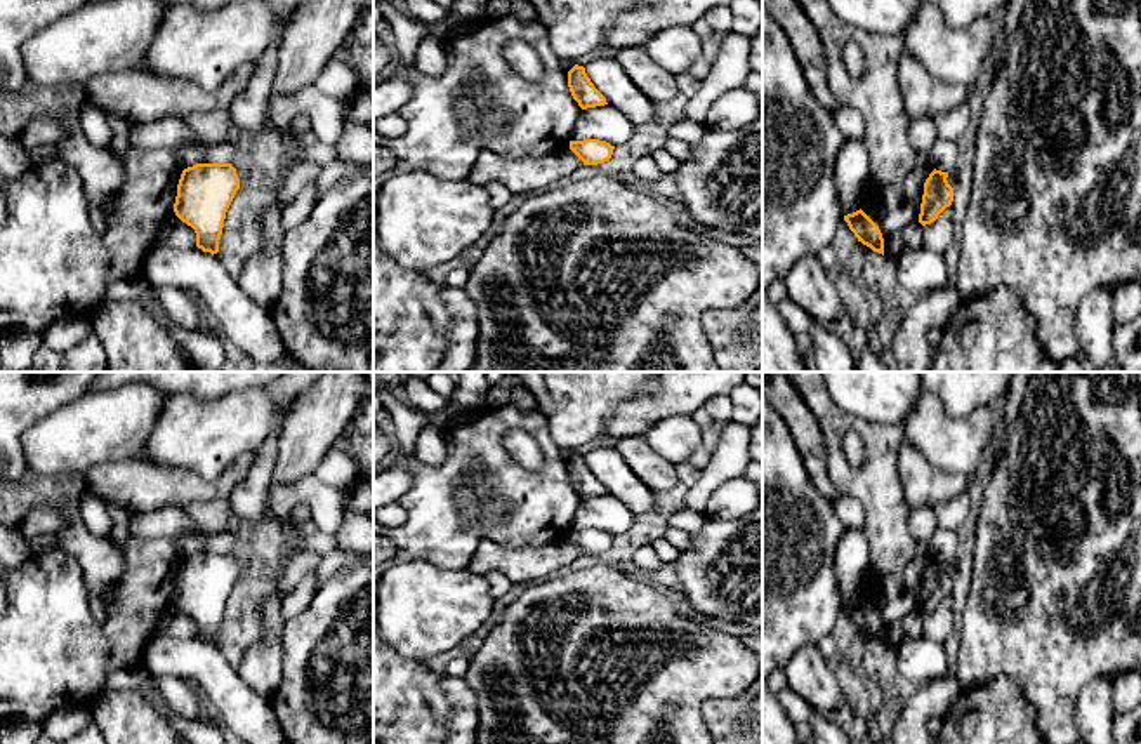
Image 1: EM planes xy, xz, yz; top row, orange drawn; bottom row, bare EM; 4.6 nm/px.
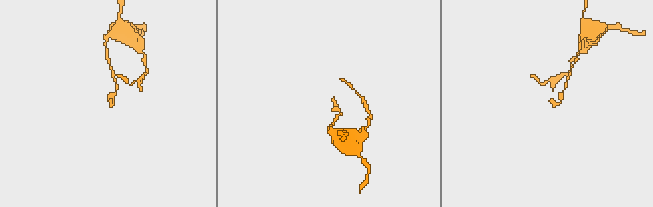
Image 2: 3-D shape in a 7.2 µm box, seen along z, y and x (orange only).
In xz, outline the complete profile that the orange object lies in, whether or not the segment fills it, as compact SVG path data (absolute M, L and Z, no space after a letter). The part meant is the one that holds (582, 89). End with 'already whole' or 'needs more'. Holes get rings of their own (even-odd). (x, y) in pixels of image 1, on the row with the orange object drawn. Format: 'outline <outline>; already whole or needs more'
outline M575 64L568 71L568 87L582 110L604 106L606 97L594 87L584 66Z; already whole

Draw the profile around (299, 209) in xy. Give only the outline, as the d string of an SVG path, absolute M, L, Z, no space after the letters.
M311 183L287 205L281 219L285 235L311 216L320 196L318 186Z

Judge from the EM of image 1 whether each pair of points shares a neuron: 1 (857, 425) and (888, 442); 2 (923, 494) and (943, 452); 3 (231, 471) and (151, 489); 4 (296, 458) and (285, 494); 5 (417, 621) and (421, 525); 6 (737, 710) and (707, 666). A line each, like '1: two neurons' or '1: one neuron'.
1: one neuron
2: two neurons
3: one neuron
4: two neurons
5: two neurons
6: two neurons

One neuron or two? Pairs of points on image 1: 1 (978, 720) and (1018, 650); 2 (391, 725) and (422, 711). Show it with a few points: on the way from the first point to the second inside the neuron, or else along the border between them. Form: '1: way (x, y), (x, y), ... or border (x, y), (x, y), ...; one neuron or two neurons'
1: border (962, 689), (1009, 678), (1032, 706); two neurons
2: way (398, 718), (403, 713), (415, 711); one neuron

